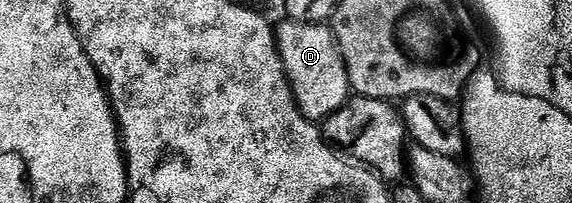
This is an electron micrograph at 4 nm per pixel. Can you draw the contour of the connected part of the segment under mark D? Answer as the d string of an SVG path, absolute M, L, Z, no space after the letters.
M285 21L275 31L277 51L285 66L285 75L298 96L304 97L313 91L313 95L321 104L318 107L304 108L305 118L310 121L324 121L346 104L350 94L349 74L341 53L337 50L337 40L332 30L319 23L295 23Z

